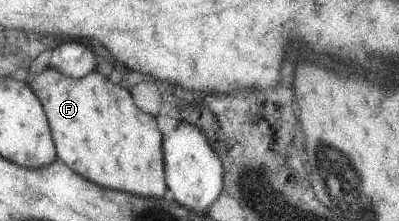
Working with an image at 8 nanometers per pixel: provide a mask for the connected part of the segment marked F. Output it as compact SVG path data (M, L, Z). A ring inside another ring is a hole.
M49 66L38 74L29 69L26 69L28 78L25 82L41 102L54 143L56 159L98 186L157 199L168 196L164 182L162 135L157 128L155 116L139 111L126 89L113 85L113 82L105 79L95 69L80 78L64 76Z

